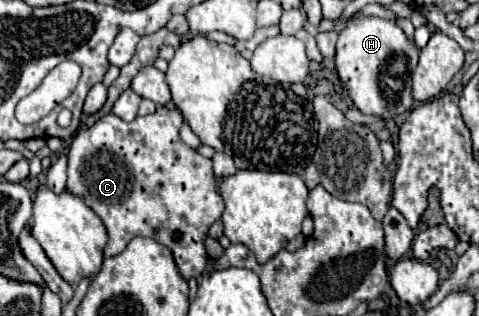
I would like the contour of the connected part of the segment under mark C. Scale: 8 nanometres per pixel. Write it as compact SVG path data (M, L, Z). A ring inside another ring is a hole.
M158 107L156 113L136 117L130 123L116 117L114 113L98 119L92 127L78 131L70 145L66 189L72 195L80 197L104 221L110 237L104 249L104 257L114 257L122 253L134 237L146 235L170 247L182 277L190 279L198 277L208 263L204 239L208 227L220 219L224 211L224 201L216 191L212 159L202 157L198 151L194 151L180 139L182 125L182 113L178 109L166 107Z

